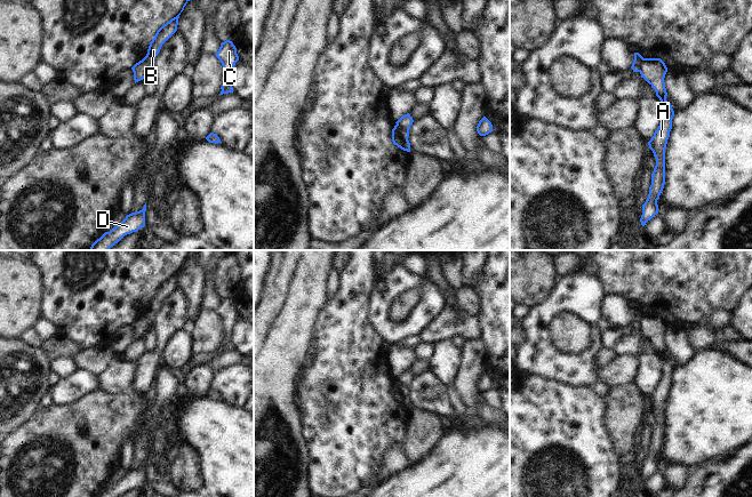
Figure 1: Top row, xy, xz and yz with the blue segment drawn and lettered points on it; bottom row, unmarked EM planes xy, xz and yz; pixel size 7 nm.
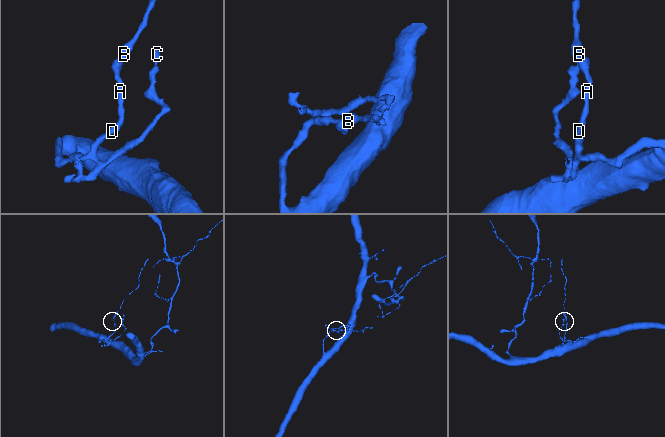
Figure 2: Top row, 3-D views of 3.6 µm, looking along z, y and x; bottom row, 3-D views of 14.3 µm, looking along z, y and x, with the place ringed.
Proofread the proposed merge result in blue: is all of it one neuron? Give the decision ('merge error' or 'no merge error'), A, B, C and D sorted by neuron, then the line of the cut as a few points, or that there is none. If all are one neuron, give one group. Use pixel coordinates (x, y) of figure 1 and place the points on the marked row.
merge error; groups A C D / B; cut yz (645, 58), (639, 71)

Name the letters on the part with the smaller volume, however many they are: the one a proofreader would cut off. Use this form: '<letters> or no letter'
B

